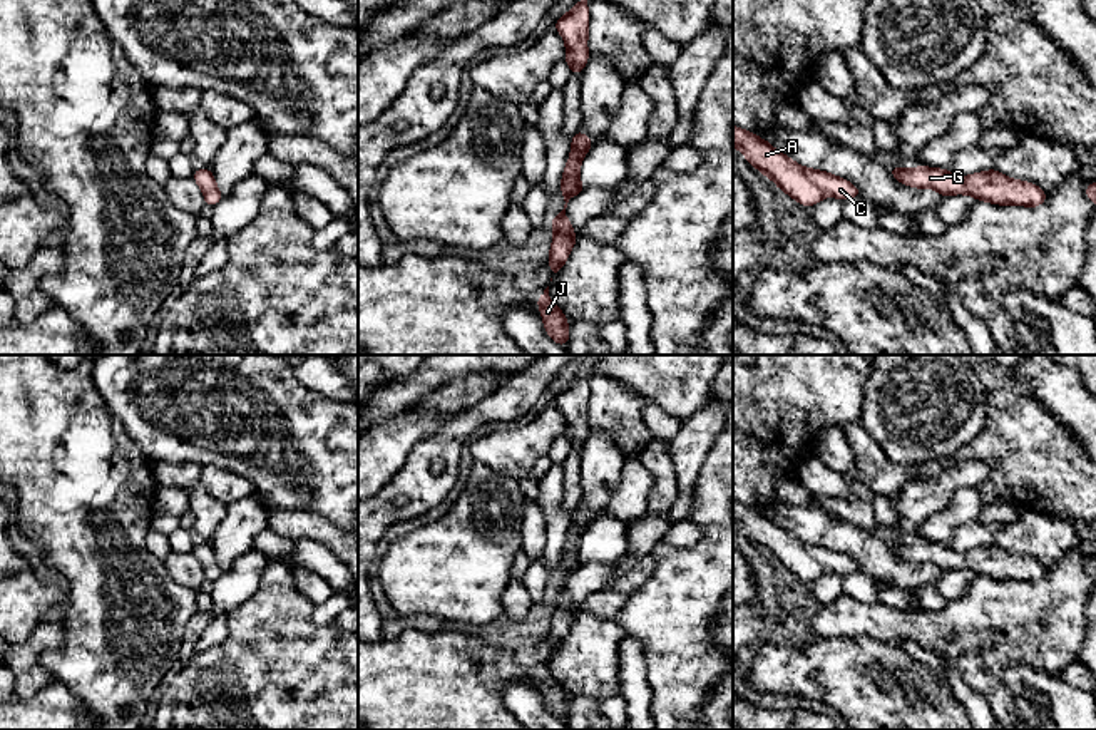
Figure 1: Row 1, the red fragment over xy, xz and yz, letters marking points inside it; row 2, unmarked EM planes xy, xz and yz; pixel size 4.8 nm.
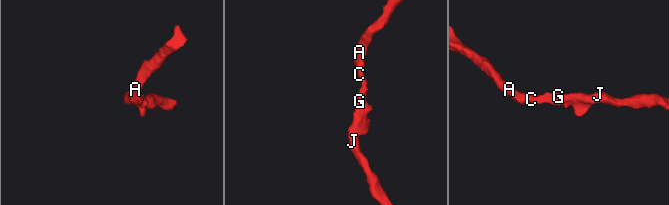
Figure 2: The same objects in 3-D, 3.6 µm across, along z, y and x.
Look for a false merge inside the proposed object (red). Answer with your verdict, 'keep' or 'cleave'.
keep

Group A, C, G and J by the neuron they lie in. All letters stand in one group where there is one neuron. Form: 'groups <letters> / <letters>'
groups A C G J

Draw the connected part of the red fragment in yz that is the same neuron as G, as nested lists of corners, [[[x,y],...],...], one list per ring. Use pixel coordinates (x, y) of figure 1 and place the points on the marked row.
[[[890,166],[890,174],[900,184],[915,189],[935,189],[944,198],[967,194],[977,201],[1001,206],[1037,208],[1047,194],[1036,184],[1017,181],[1001,174],[997,169],[981,171],[971,176],[955,176],[949,169],[917,166],[914,169]]]

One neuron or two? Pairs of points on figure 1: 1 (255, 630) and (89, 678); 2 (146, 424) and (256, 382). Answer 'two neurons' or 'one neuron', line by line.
1: two neurons
2: one neuron

